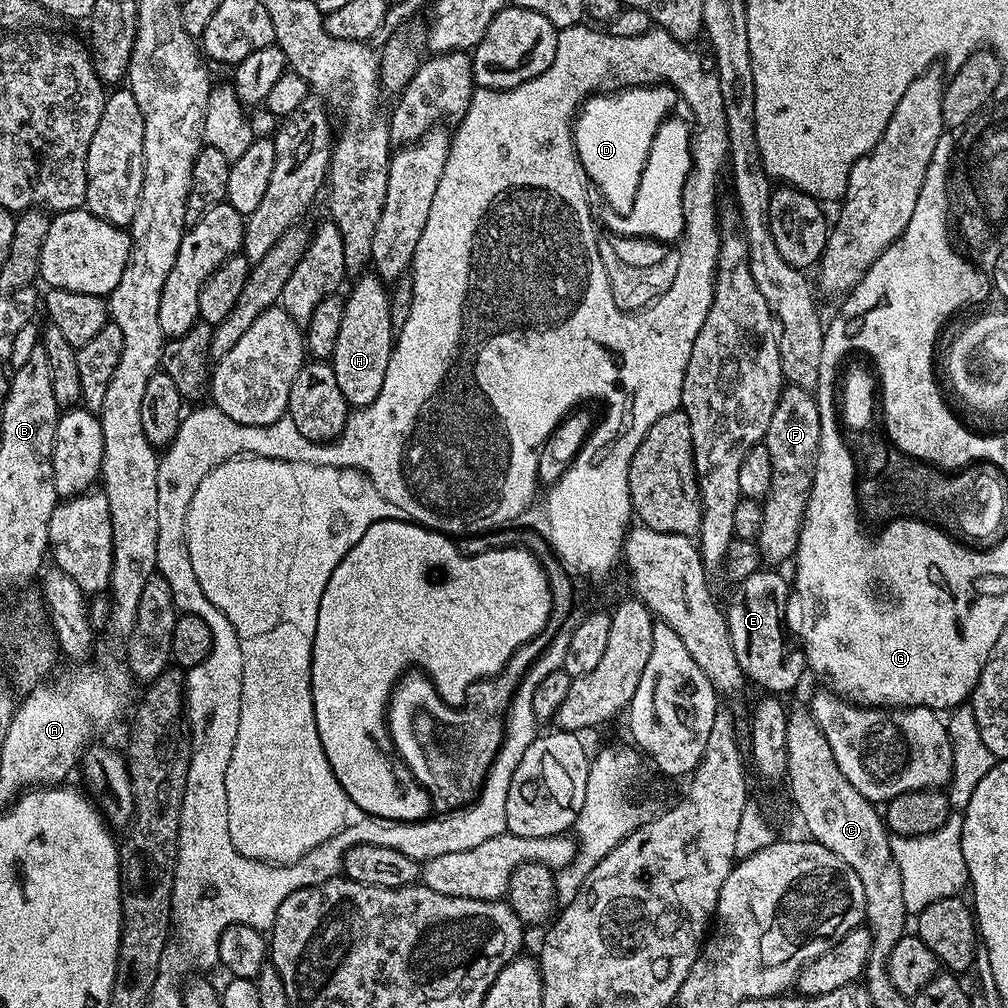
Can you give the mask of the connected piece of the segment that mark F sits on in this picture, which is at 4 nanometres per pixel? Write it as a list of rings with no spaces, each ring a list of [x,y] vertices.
[[[788,384],[778,398],[778,406],[774,406],[774,414],[770,417],[770,426],[766,426],[766,434],[762,443],[770,450],[771,469],[774,476],[770,478],[770,490],[762,501],[762,530],[758,533],[755,543],[760,550],[761,561],[768,566],[780,566],[783,560],[791,561],[796,554],[796,543],[802,530],[802,522],[806,514],[806,506],[810,498],[810,490],[814,482],[814,466],[820,441],[820,421],[815,395],[802,386]]]

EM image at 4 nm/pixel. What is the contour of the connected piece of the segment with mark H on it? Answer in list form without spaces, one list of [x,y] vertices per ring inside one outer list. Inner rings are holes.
[[[360,274],[353,280],[356,281],[352,289],[346,292],[342,330],[338,330],[338,342],[334,342],[330,363],[346,402],[358,409],[370,406],[370,402],[378,398],[378,390],[382,390],[386,366],[392,357],[394,333],[390,326],[390,292],[385,281],[375,274]]]

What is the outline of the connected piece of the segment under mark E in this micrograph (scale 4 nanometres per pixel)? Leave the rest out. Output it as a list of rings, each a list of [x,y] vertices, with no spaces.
[[[761,570],[759,572],[755,572],[754,574],[750,574],[744,580],[739,581],[738,587],[740,588],[737,590],[736,593],[732,596],[732,601],[729,604],[726,604],[726,615],[728,617],[728,629],[730,630],[730,642],[734,642],[734,654],[738,657],[738,666],[741,670],[744,671],[745,677],[749,681],[752,680],[754,683],[757,684],[758,687],[764,688],[760,689],[763,690],[765,693],[768,694],[785,694],[784,692],[788,692],[791,688],[796,688],[800,684],[800,679],[803,678],[804,672],[806,673],[806,661],[804,658],[803,651],[796,650],[796,652],[792,652],[792,648],[788,645],[788,640],[784,637],[784,607],[788,604],[788,596],[790,600],[790,584],[783,580],[782,577],[779,576],[779,571],[776,570]]]

